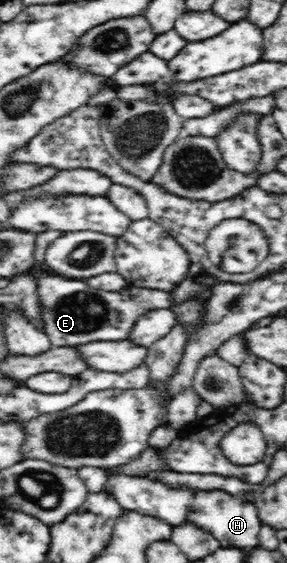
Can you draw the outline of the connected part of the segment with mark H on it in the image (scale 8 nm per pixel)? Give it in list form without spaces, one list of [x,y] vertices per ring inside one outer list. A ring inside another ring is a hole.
[[[112,475],[106,483],[107,495],[114,495],[115,503],[125,510],[134,510],[142,515],[154,515],[168,525],[178,525],[178,521],[198,521],[202,529],[218,537],[222,547],[256,547],[259,545],[258,533],[261,533],[261,518],[256,507],[238,497],[230,497],[230,493],[214,491],[214,493],[174,493],[174,489],[166,489],[166,485],[154,485],[154,481],[138,481],[138,477],[128,475]]]

